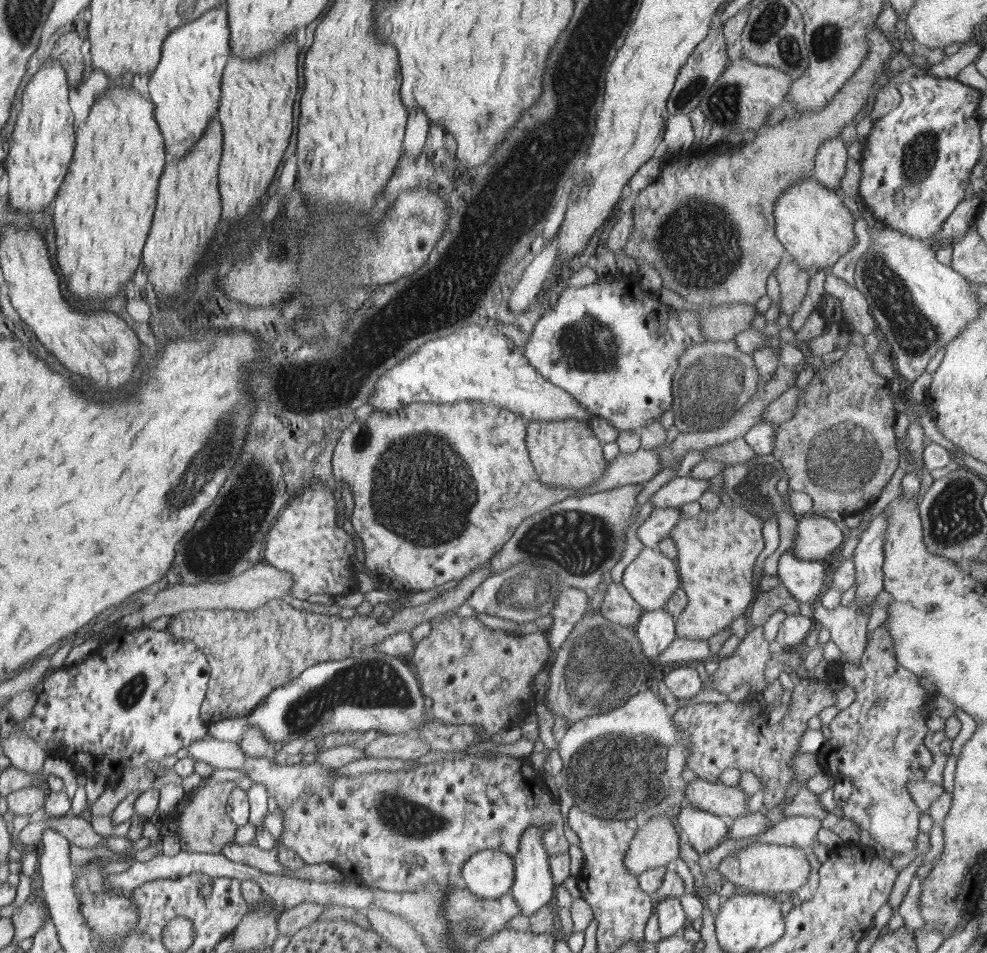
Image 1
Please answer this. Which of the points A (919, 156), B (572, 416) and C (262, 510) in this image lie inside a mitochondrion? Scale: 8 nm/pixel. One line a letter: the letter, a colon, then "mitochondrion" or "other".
A: mitochondrion
B: other
C: mitochondrion

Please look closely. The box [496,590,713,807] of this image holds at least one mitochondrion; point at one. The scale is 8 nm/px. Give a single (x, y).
(599, 667)

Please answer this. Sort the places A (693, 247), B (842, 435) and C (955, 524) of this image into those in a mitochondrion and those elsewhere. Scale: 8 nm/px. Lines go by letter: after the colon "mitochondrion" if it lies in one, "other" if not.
A: mitochondrion
B: mitochondrion
C: mitochondrion

